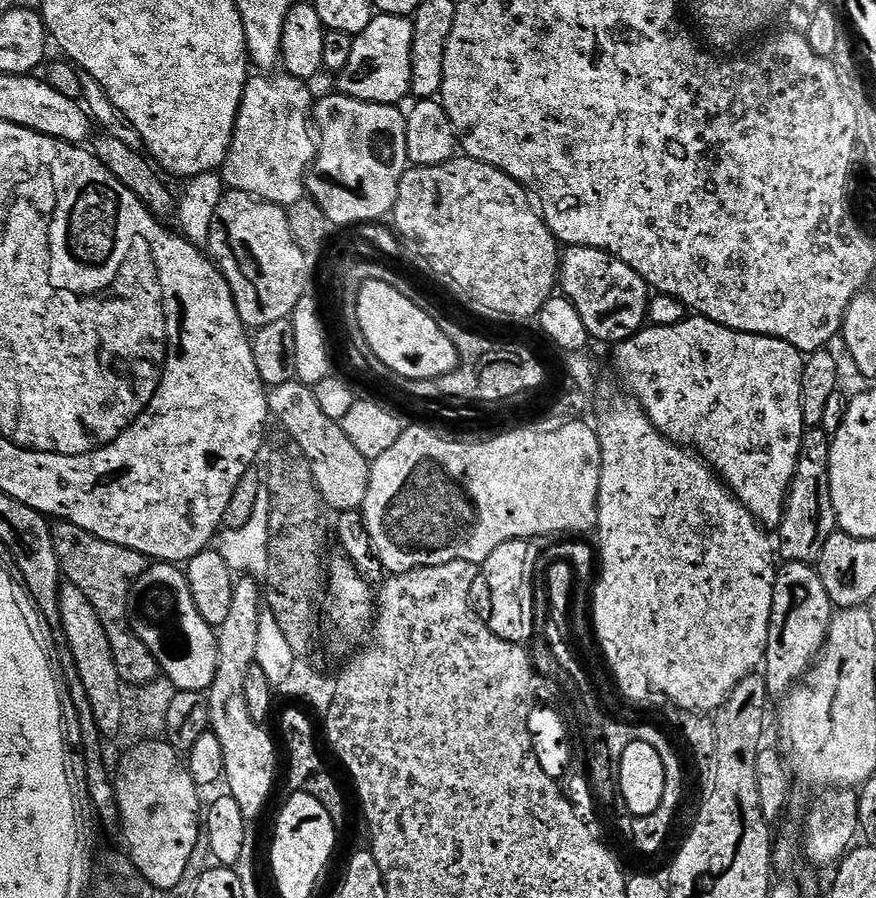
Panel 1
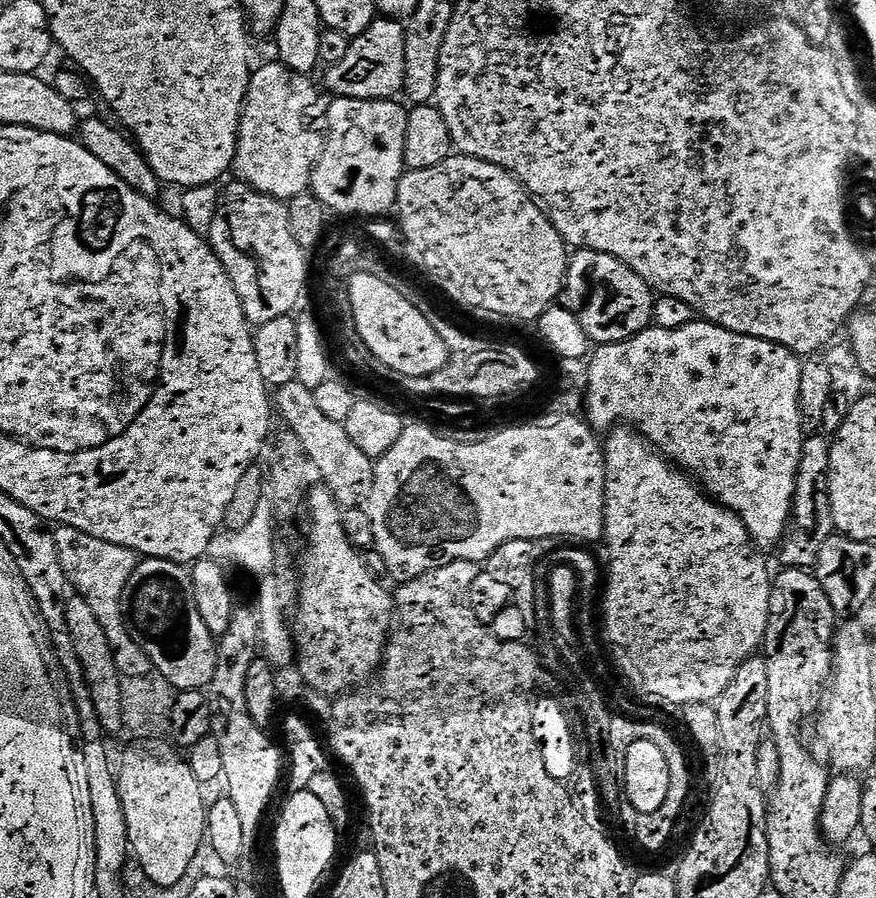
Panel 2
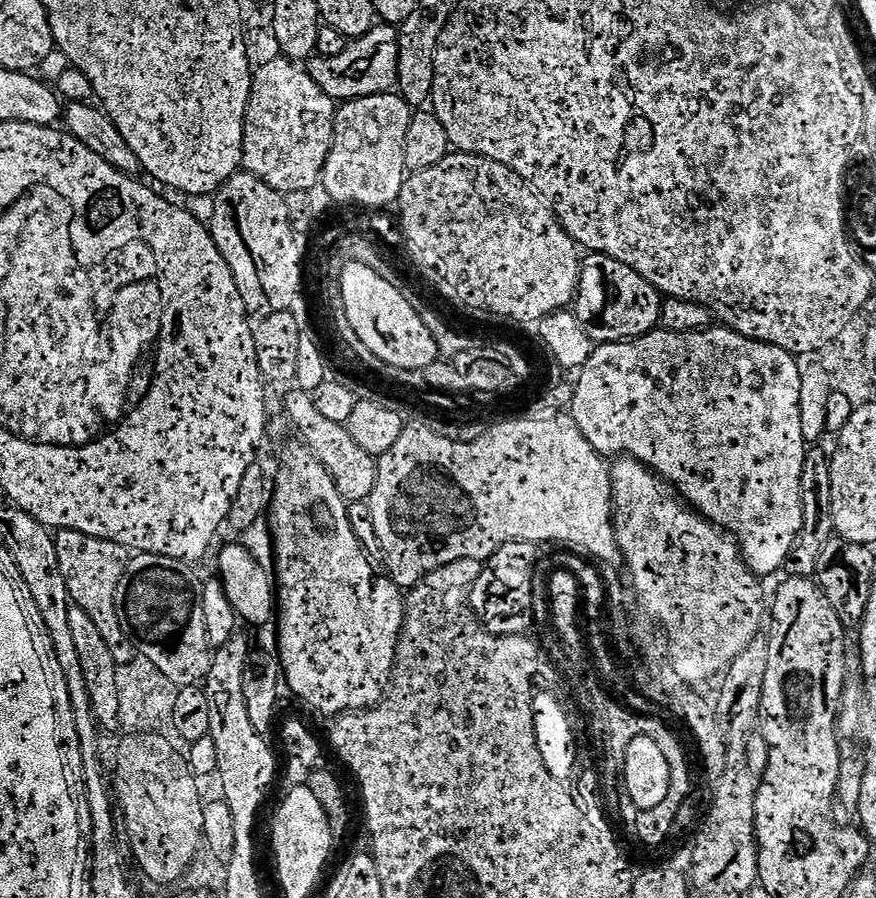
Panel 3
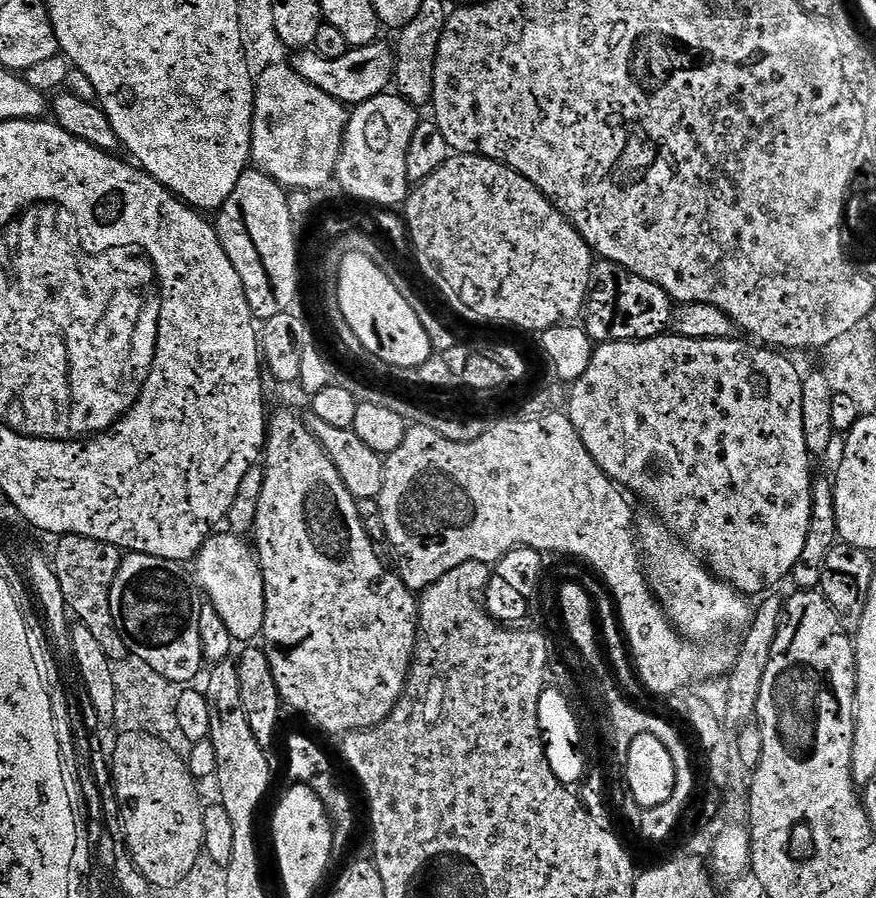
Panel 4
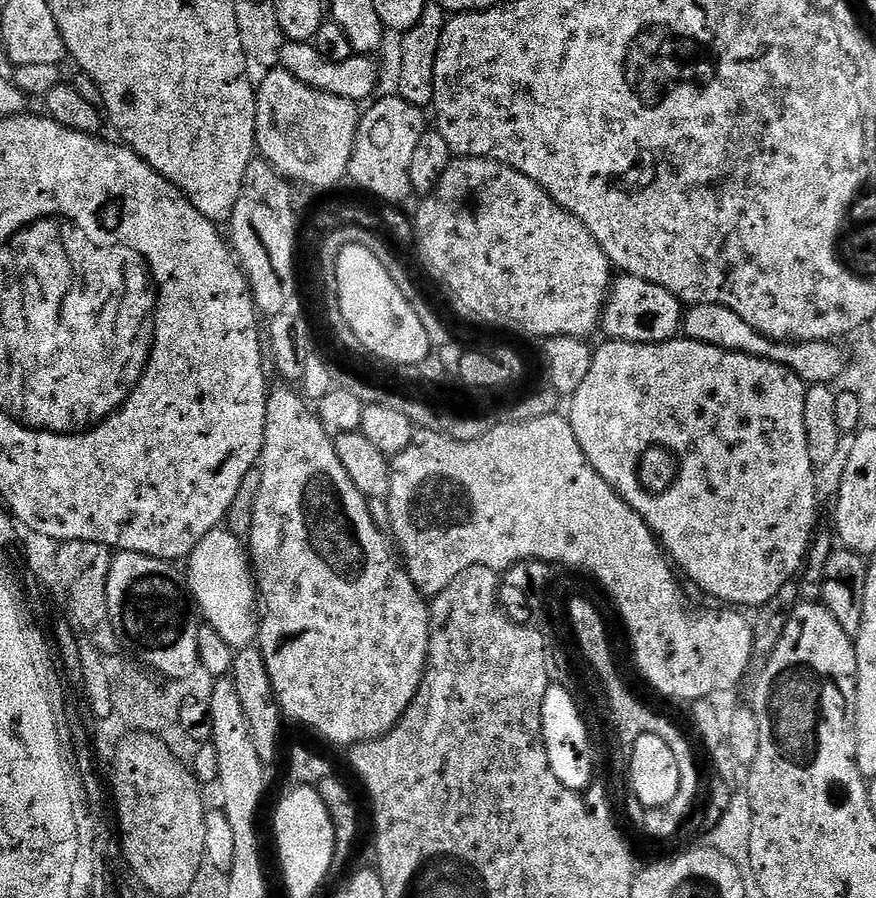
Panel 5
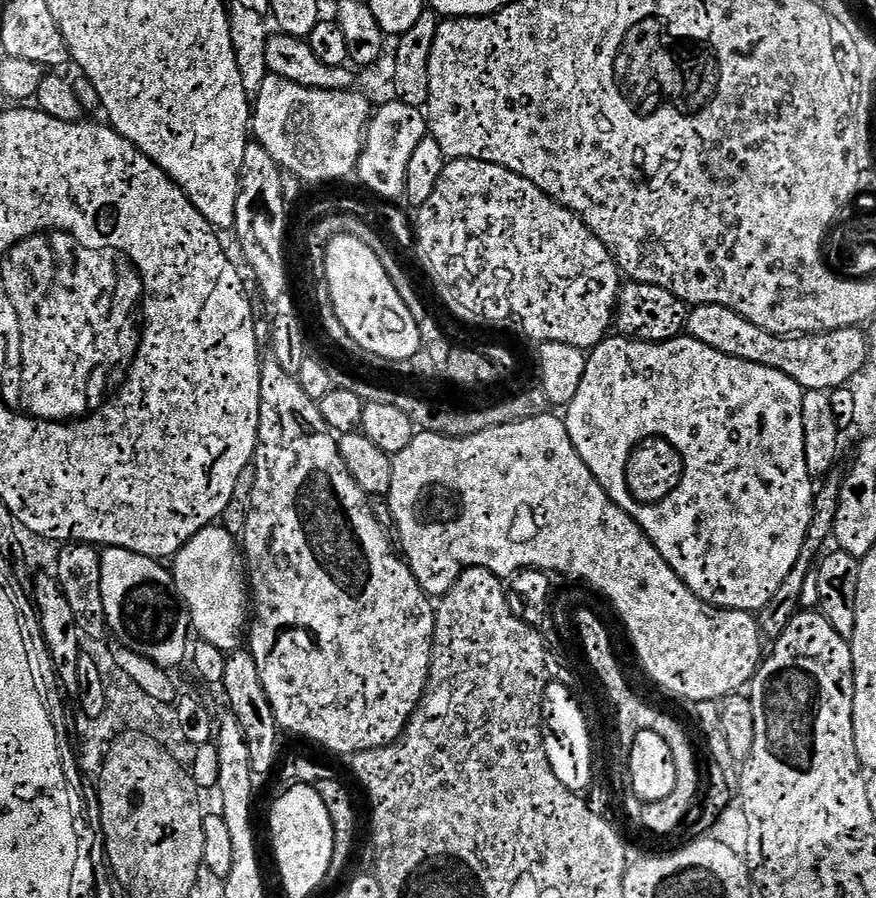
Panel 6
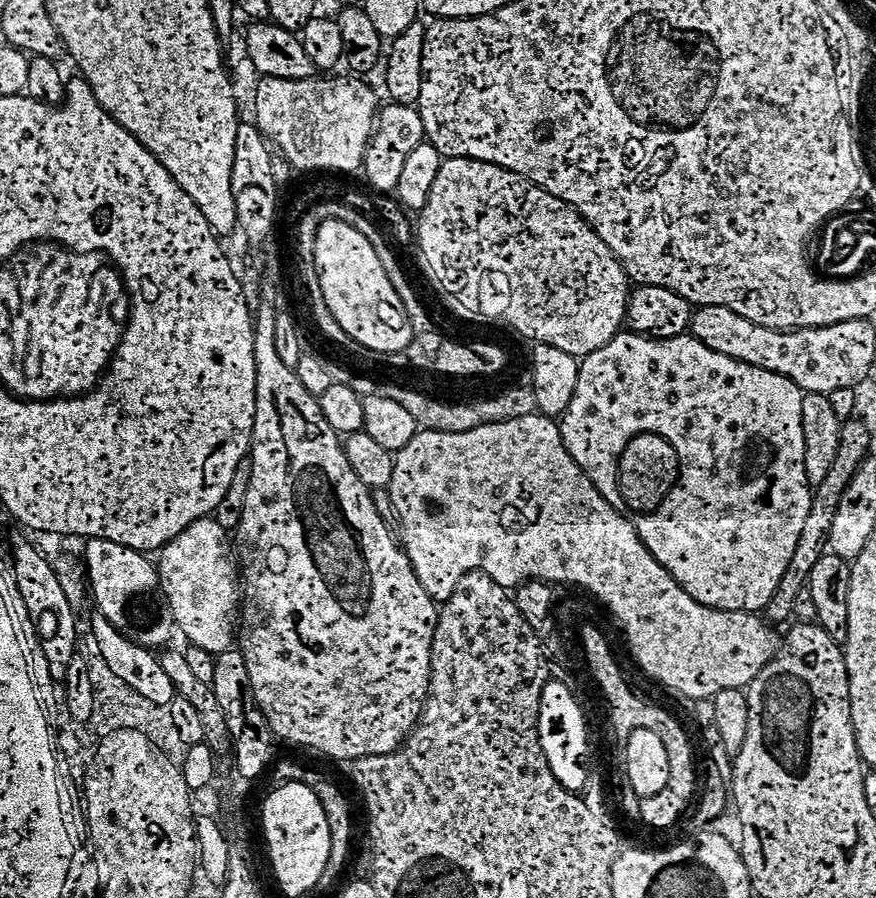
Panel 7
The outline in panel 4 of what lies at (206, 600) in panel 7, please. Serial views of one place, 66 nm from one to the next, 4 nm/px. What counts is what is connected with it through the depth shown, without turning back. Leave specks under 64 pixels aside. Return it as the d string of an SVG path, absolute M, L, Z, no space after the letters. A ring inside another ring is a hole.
M227 530L220 531L209 536L194 558L194 580L207 603L225 622L232 639L236 642L252 642L263 633L266 622L266 590L260 561L256 559L253 545L245 537L234 536Z

